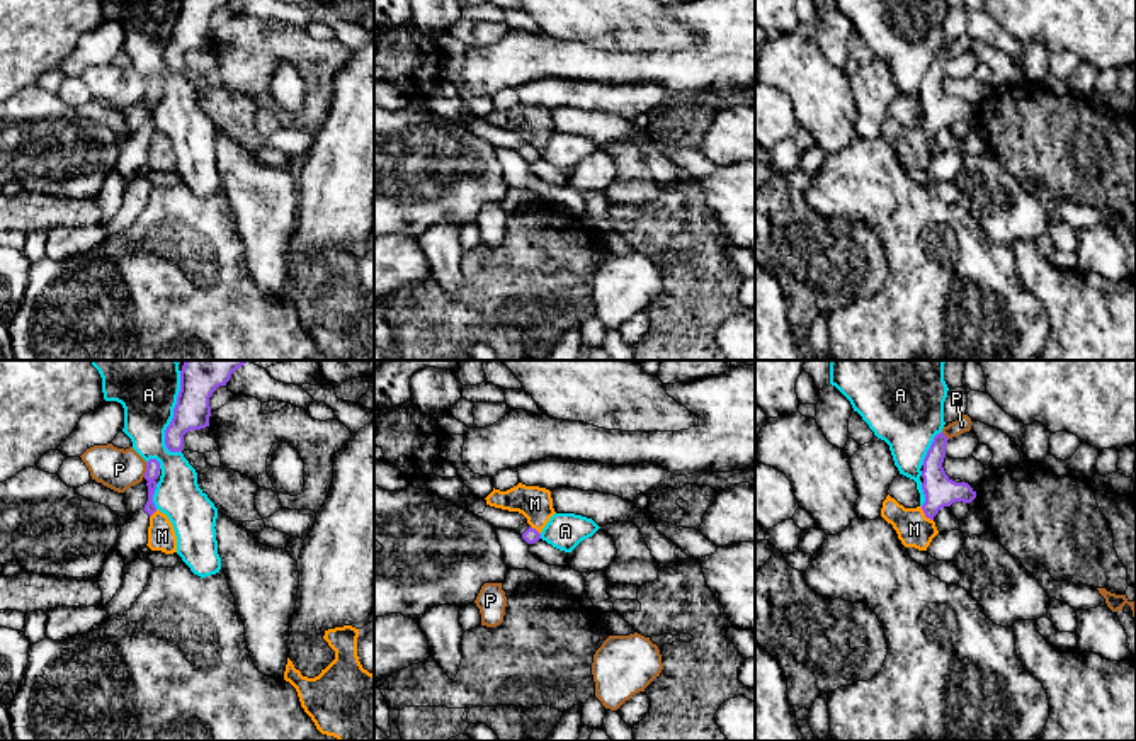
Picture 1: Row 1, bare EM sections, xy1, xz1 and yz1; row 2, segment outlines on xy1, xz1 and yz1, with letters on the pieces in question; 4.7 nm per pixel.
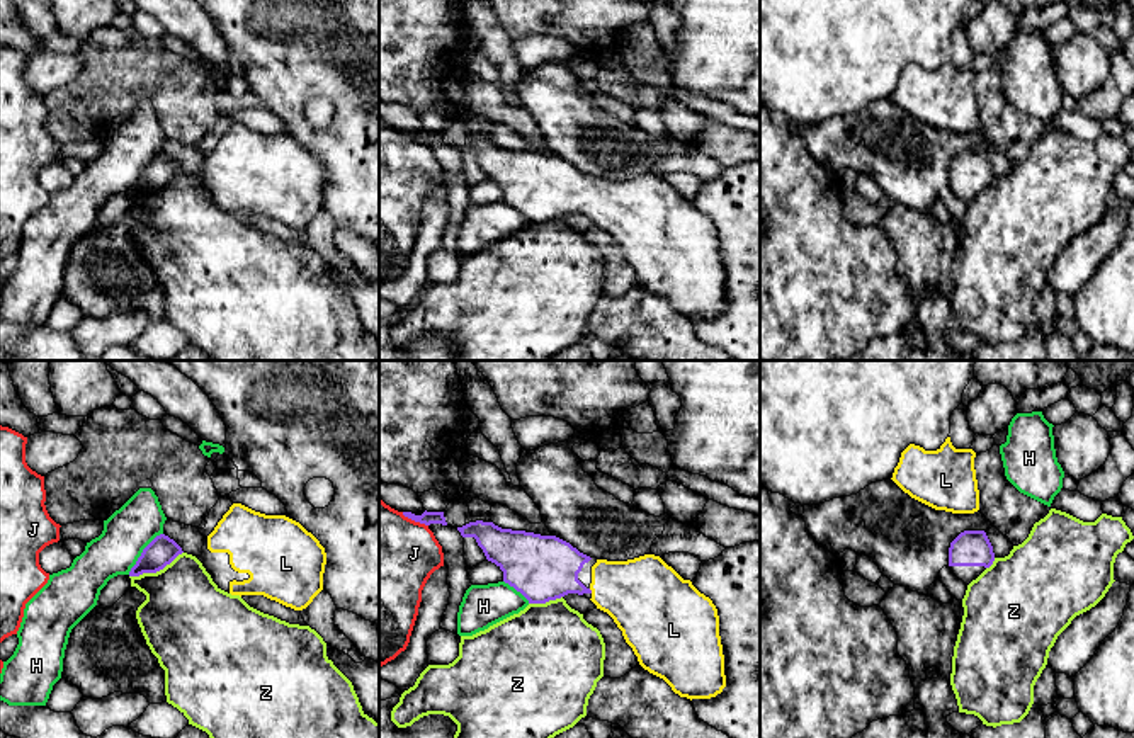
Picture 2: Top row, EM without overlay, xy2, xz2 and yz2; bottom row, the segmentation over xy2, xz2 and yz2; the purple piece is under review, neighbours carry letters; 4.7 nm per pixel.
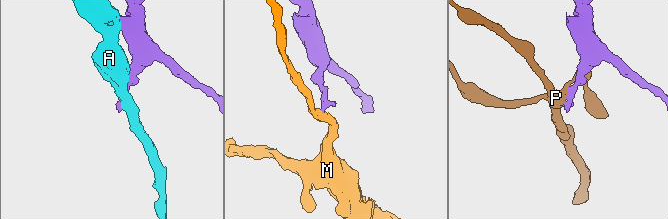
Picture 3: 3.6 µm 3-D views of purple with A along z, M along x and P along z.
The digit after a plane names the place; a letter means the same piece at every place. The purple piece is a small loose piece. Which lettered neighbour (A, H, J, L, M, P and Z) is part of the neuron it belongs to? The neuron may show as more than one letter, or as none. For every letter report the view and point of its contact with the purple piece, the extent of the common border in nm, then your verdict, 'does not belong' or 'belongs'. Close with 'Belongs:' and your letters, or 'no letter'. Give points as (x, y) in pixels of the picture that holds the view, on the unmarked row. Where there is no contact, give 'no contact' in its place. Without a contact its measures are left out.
A: xy1 (174, 36) | 340 nm | does not belong
H: xy2 (141, 172) | 260 nm | does not belong
J: xz2 (415, 140) | 140 nm | does not belong
L: xz2 (590, 210) | 30 nm | belongs
M: yz1 (925, 135) | 90 nm | does not belong
P: xy1 (147, 89) | 70 nm | does not belong
Z: xy2 (155, 191) | 280 nm | does not belong
Belongs: L

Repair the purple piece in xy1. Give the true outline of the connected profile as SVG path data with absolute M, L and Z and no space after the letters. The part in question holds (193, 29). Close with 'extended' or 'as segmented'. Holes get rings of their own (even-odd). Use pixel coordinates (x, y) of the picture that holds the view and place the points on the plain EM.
M180 0L173 37L165 49L165 65L170 71L182 71L184 54L209 46L209 17L228 0Z | as segmented

